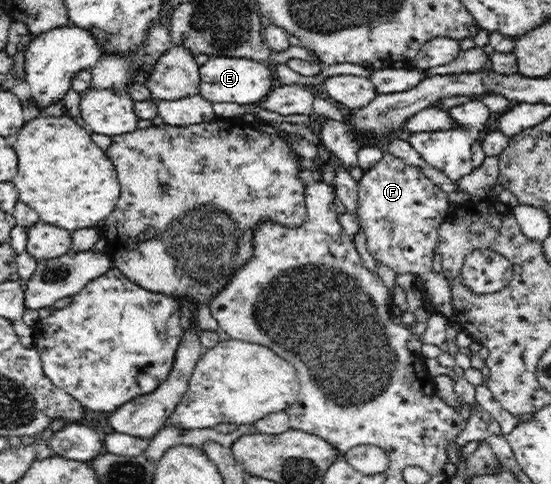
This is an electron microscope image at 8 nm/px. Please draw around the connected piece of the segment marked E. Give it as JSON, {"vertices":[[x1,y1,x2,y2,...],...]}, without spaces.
{"vertices":[[214,57,199,67,199,94,212,103,258,104,277,86,274,68,266,63,238,57]]}

